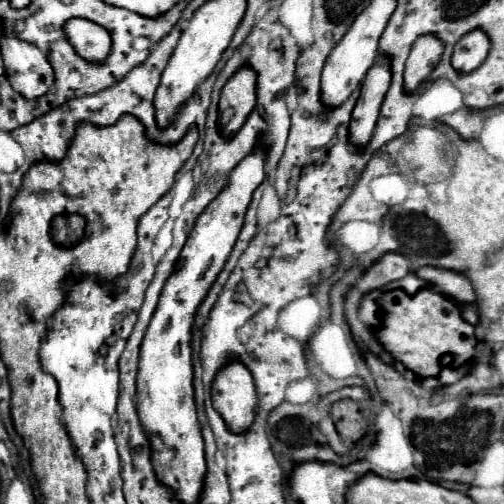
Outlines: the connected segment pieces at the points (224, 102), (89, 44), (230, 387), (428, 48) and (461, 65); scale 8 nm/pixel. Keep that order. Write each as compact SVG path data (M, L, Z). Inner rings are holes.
M241 66L221 90L219 128L225 136L235 134L251 108L257 102L257 72L251 66Z
M71 18L65 22L65 36L71 42L71 46L75 48L75 52L87 60L87 62L103 62L109 52L97 52L97 46L93 46L93 30L103 34L103 26L89 22L89 20L81 20L81 18Z
M233 358L213 380L213 406L233 432L243 432L253 424L257 394L249 368Z
M423 34L415 40L411 54L405 64L405 90L413 92L421 82L429 78L433 68L439 64L445 44L435 34Z
M479 28L471 30L457 42L455 52L451 56L451 64L459 72L471 72L479 64L483 64L489 50L491 50L489 36Z

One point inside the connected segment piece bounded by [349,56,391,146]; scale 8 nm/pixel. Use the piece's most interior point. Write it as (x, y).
(376, 83)

